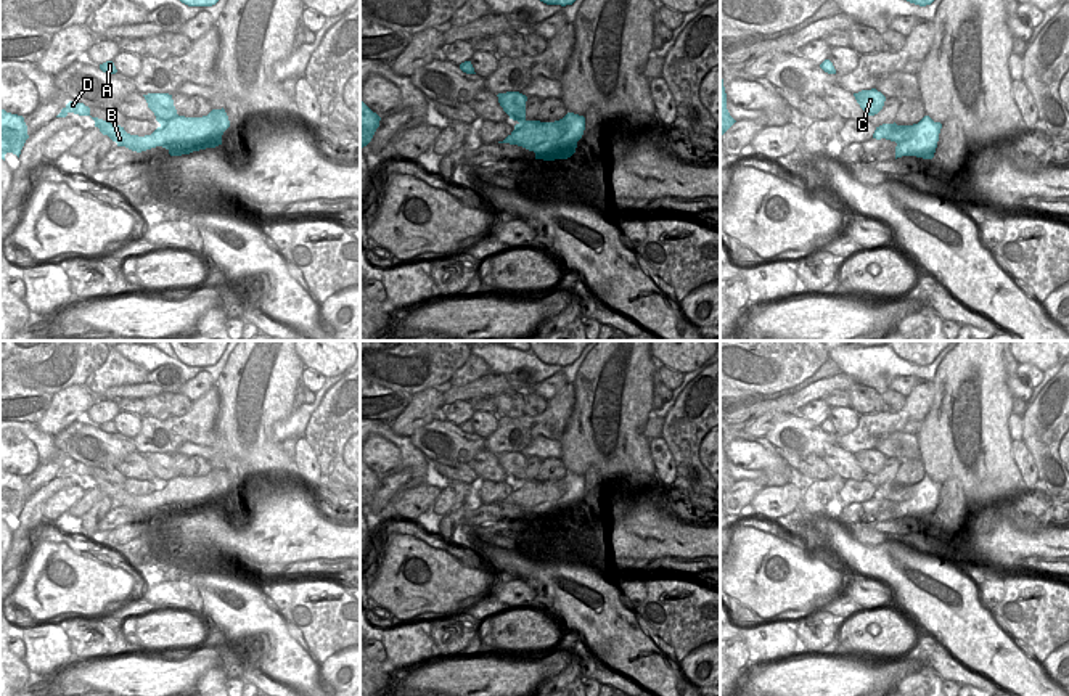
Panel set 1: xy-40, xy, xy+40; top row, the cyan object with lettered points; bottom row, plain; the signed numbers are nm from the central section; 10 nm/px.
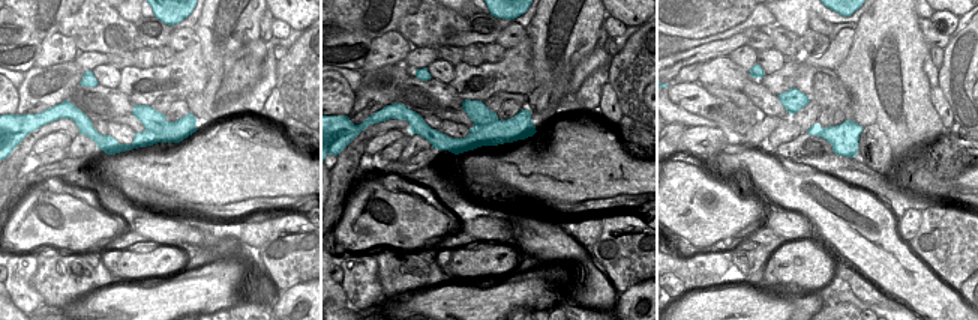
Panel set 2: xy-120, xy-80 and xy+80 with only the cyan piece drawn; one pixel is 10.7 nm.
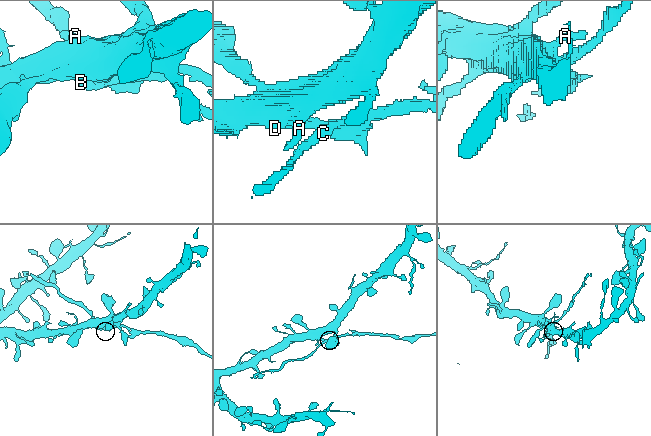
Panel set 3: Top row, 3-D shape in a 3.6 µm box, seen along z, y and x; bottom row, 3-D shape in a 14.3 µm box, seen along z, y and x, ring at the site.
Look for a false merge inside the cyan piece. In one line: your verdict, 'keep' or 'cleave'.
cleave

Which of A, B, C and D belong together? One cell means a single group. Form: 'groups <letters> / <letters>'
groups A B D / C

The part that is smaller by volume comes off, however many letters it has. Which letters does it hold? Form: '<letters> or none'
C

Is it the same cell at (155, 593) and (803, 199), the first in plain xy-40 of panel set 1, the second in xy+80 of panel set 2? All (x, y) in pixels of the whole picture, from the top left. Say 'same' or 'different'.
different

